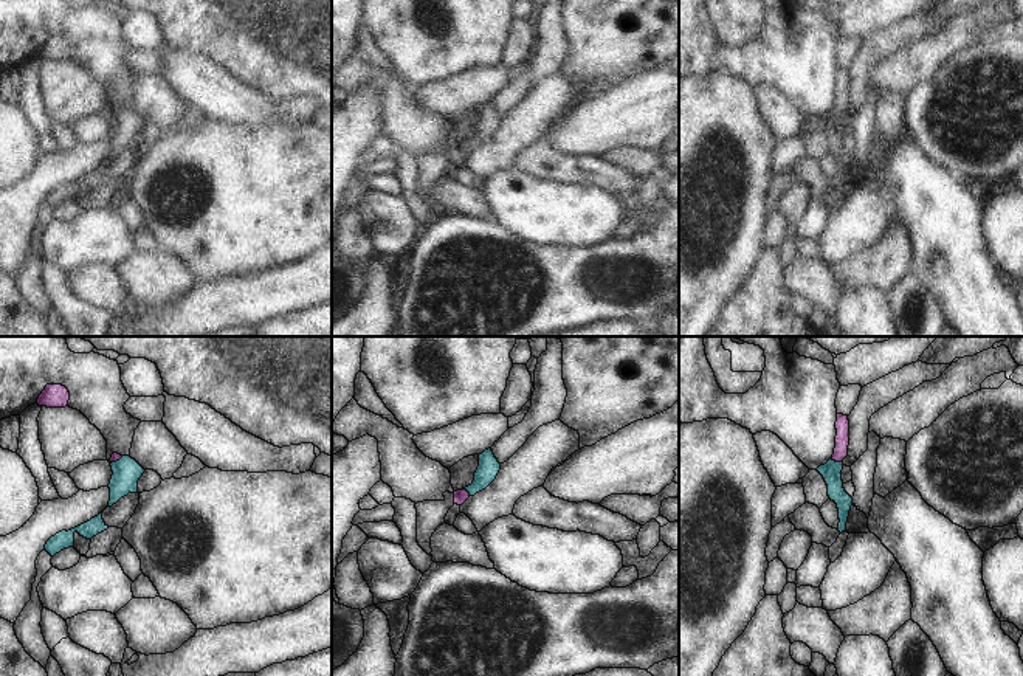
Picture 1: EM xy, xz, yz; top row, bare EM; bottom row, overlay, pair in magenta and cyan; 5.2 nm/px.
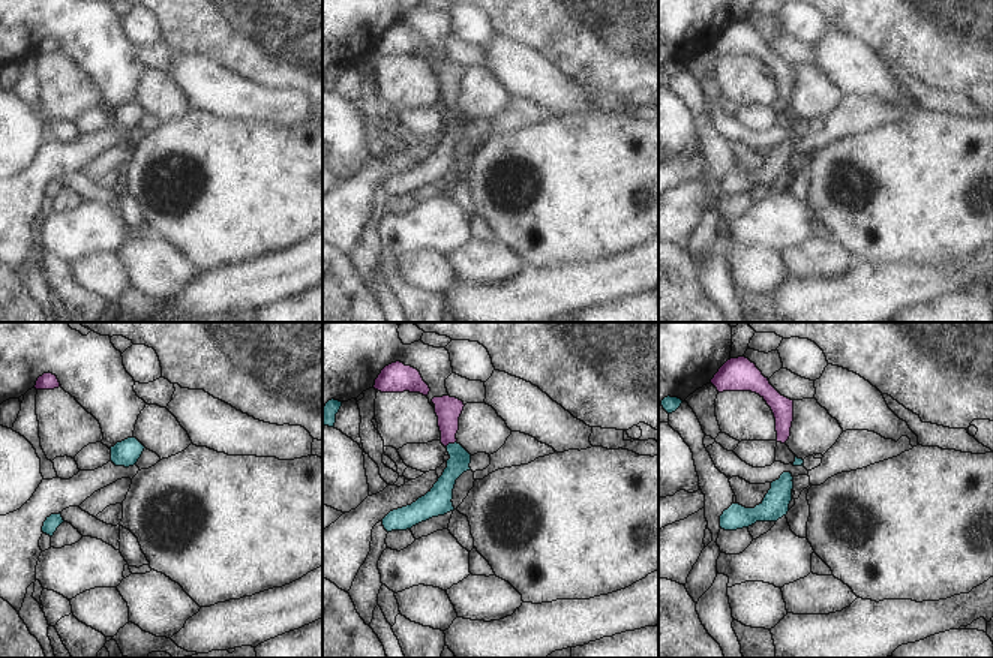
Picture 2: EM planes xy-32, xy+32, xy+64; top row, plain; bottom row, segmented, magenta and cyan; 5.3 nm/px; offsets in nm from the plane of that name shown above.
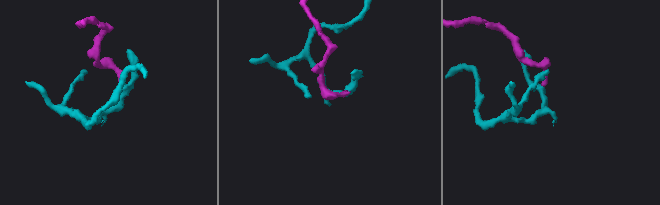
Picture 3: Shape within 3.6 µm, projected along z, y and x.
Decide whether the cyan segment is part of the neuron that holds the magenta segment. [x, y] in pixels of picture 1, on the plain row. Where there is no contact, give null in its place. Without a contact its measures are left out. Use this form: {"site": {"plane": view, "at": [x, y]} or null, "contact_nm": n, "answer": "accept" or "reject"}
{"site": {"plane": "yz", "at": [836, 113]}, "contact_nm": 60, "answer": "accept"}

